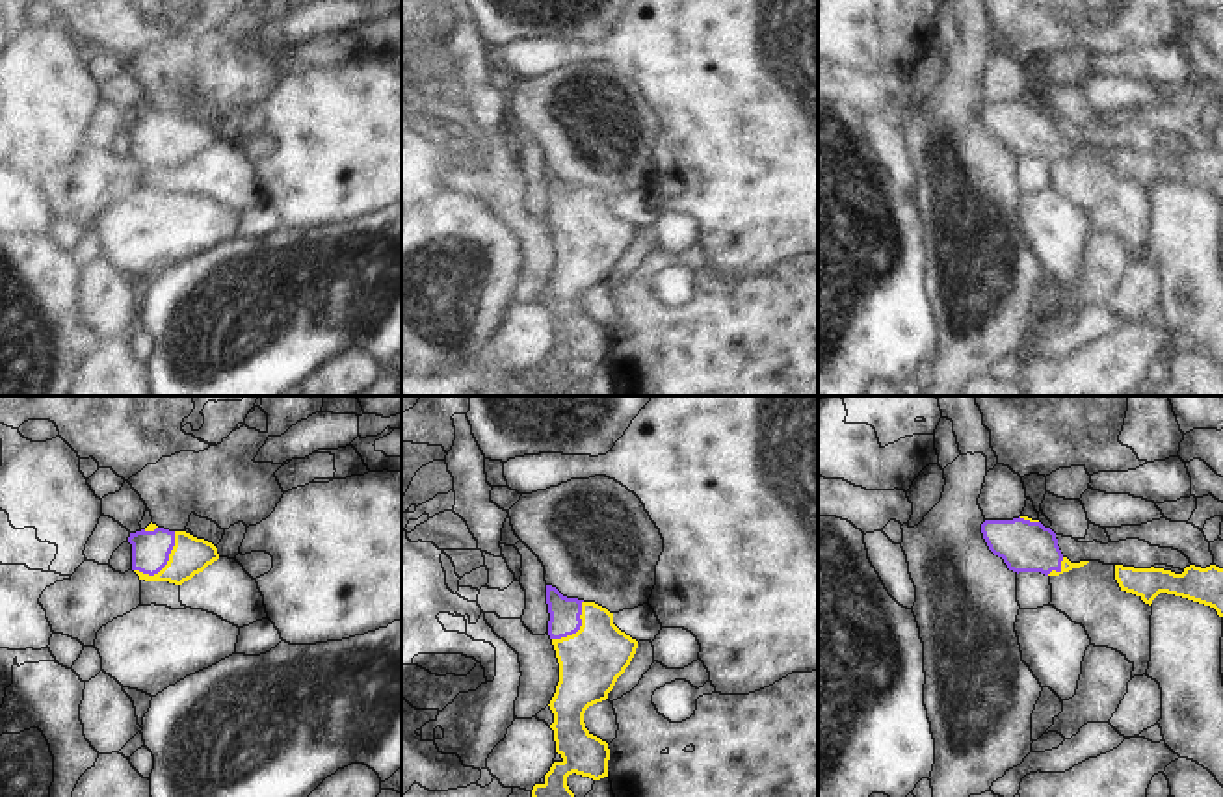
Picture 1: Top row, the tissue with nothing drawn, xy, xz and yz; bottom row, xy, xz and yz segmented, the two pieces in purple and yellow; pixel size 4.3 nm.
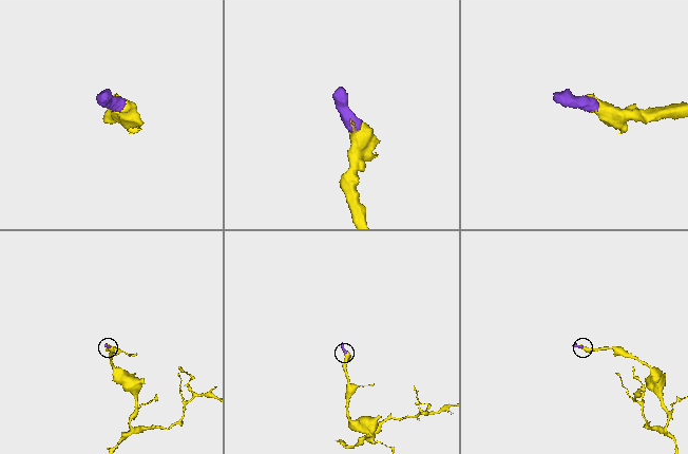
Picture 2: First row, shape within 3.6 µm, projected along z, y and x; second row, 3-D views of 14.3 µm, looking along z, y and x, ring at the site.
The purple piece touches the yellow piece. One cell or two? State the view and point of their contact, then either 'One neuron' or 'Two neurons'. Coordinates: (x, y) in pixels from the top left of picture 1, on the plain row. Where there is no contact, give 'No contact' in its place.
Touches purple at xy (166, 147). One neuron

